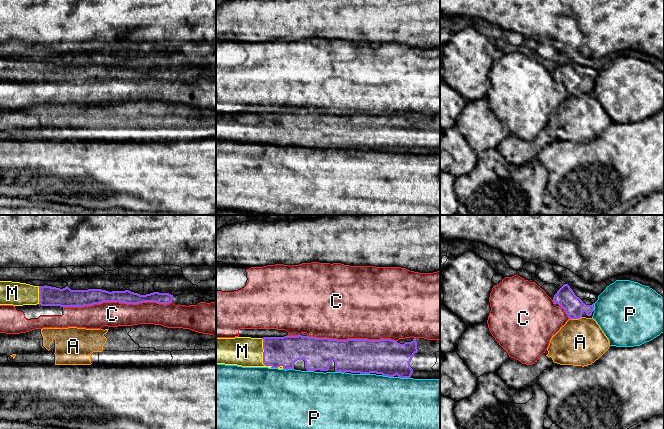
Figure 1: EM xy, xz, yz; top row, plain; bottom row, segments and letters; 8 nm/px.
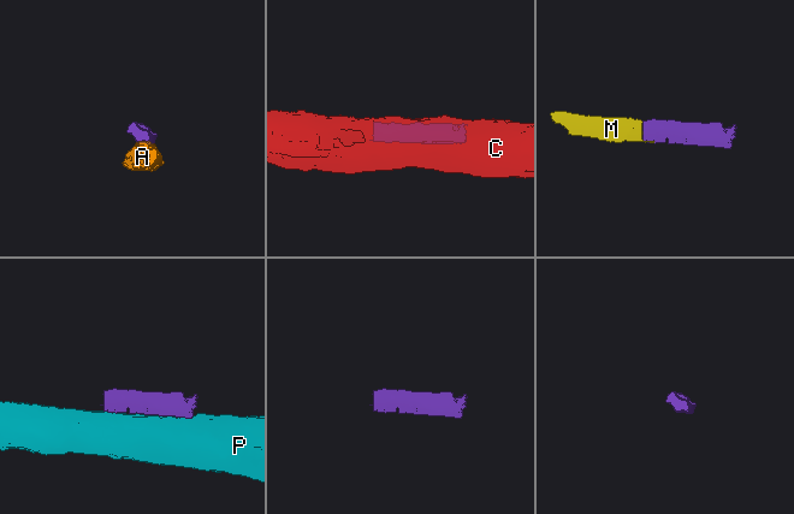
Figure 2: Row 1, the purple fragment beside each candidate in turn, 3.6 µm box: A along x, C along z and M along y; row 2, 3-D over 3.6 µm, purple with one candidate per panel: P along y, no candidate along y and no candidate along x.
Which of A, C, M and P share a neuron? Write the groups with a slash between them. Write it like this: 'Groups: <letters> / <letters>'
Groups: A / C / M / P

